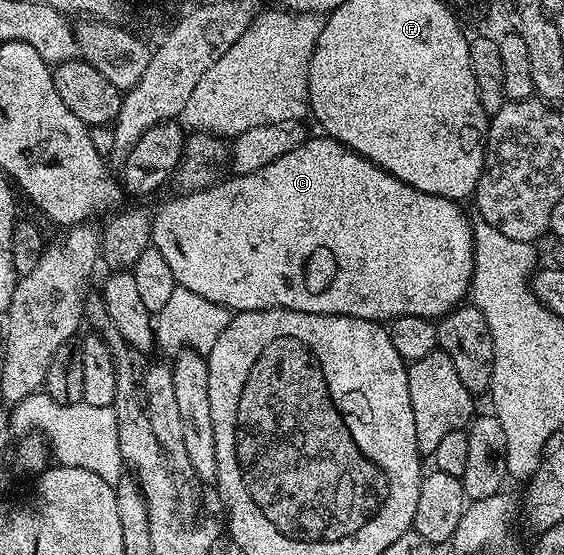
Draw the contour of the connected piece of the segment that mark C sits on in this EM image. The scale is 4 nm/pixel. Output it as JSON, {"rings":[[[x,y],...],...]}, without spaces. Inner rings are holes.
{"rings":[[[326,135],[318,136],[308,136],[307,141],[298,145],[293,151],[289,151],[289,155],[281,155],[281,159],[273,159],[273,163],[269,163],[269,167],[261,167],[261,171],[231,175],[209,186],[208,189],[202,189],[196,193],[175,195],[172,201],[167,201],[159,210],[154,210],[151,219],[151,245],[157,251],[161,251],[161,256],[164,257],[165,263],[169,263],[169,268],[173,271],[173,279],[176,286],[181,289],[193,291],[195,295],[201,295],[201,299],[212,301],[218,305],[224,305],[227,309],[241,313],[245,311],[257,311],[258,309],[281,308],[292,309],[293,311],[305,311],[306,313],[337,315],[338,317],[360,317],[366,321],[378,321],[380,323],[390,323],[396,317],[404,317],[405,315],[417,315],[418,317],[430,317],[432,319],[444,317],[447,312],[454,309],[456,305],[460,304],[468,296],[471,288],[471,272],[473,271],[473,239],[471,238],[471,230],[473,225],[470,220],[467,222],[467,217],[463,214],[462,208],[464,206],[460,202],[450,201],[448,197],[438,197],[437,195],[429,195],[425,191],[417,191],[413,187],[401,183],[401,179],[397,179],[392,173],[386,173],[380,165],[374,165],[369,159],[365,159],[359,153],[355,153],[348,145],[342,145],[340,141],[335,141]]]}

